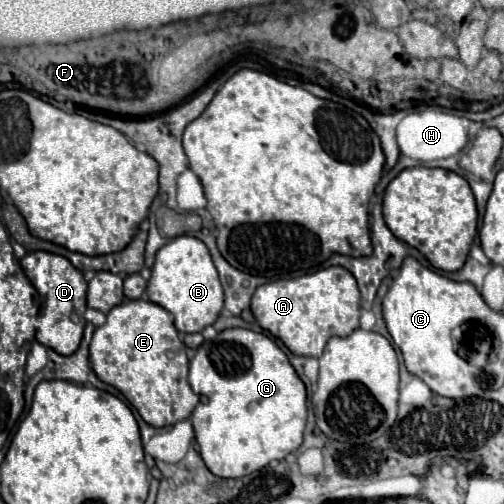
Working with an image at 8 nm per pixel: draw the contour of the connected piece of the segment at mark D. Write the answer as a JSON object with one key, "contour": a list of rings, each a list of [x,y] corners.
{"contour":[[[36,250],[28,252],[22,260],[22,268],[28,276],[28,280],[34,284],[38,294],[44,298],[44,306],[38,314],[38,330],[36,330],[36,340],[42,342],[44,346],[56,350],[58,354],[72,354],[78,348],[78,342],[82,340],[84,332],[84,310],[86,310],[86,290],[88,284],[82,276],[80,270],[76,270],[68,258]]]}

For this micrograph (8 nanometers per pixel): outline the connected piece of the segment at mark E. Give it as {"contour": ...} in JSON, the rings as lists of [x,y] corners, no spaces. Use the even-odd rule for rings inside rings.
{"contour":[[[126,300],[106,314],[106,322],[94,330],[90,362],[96,376],[118,388],[150,426],[172,426],[188,418],[198,404],[198,394],[190,390],[186,378],[186,346],[178,336],[172,314],[150,300]]]}

